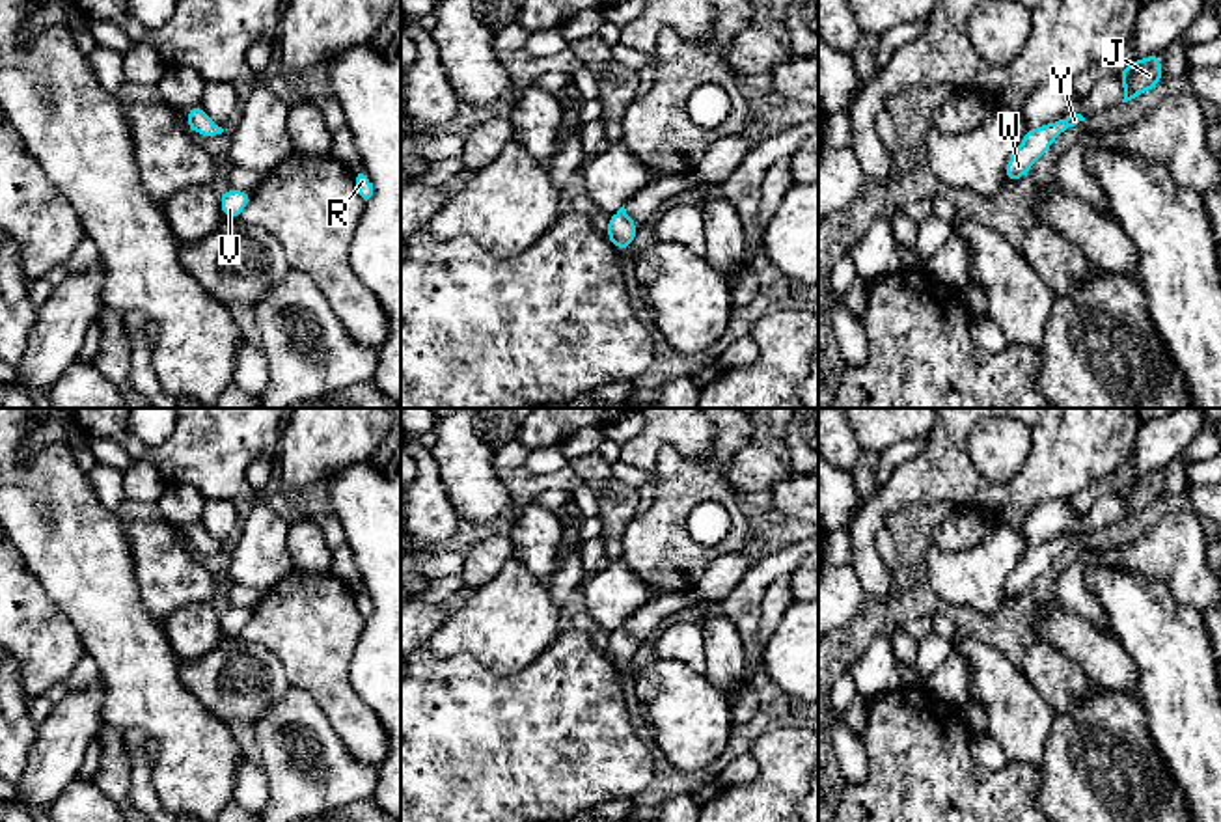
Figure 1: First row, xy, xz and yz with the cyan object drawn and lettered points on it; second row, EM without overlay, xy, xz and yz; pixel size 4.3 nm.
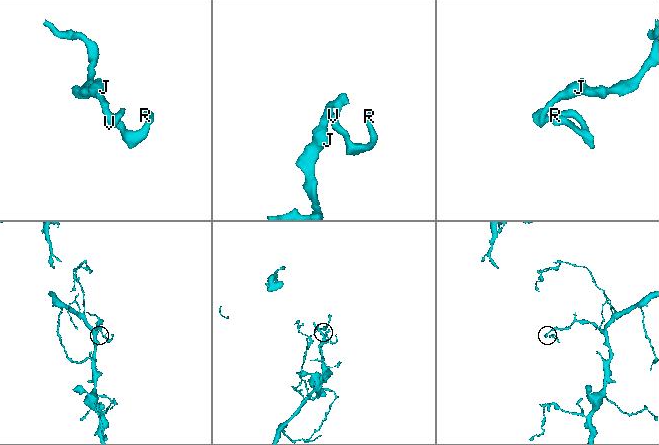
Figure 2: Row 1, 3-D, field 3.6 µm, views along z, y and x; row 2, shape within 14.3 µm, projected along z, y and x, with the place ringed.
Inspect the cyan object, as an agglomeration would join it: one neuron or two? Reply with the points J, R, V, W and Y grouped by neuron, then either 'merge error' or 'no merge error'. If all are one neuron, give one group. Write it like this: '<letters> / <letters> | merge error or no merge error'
J R V W Y | no merge error

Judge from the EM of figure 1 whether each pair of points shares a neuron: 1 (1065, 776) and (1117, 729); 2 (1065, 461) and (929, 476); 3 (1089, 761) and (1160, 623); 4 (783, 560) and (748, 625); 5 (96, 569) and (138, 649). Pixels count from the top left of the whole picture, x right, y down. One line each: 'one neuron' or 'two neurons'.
1: one neuron
2: one neuron
3: two neurons
4: one neuron
5: one neuron

